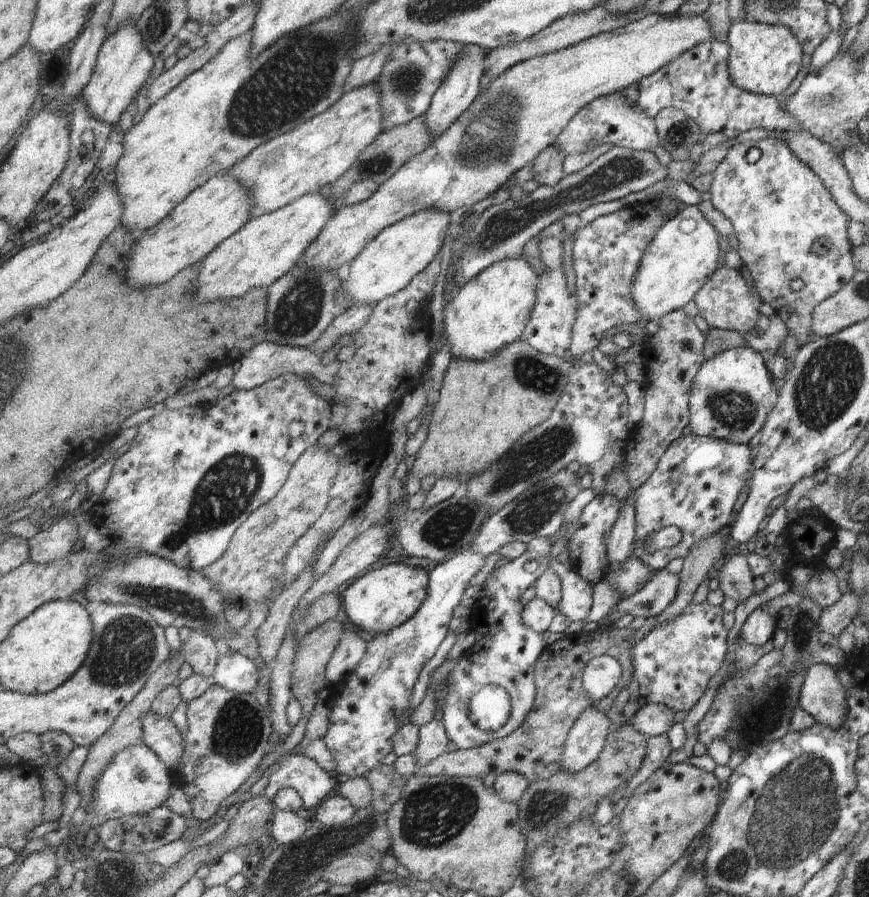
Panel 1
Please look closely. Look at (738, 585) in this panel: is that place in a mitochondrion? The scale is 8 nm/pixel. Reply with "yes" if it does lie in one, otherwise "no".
no

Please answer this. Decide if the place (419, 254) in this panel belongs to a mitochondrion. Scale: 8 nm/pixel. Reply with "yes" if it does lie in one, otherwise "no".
no

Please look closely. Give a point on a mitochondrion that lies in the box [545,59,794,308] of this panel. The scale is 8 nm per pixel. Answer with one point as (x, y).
(679, 132)

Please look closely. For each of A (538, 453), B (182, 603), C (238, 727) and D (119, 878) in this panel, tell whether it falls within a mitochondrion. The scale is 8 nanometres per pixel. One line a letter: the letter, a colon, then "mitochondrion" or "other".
A: mitochondrion
B: mitochondrion
C: mitochondrion
D: mitochondrion

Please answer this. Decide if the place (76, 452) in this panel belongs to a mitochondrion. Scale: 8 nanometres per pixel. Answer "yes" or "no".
no

